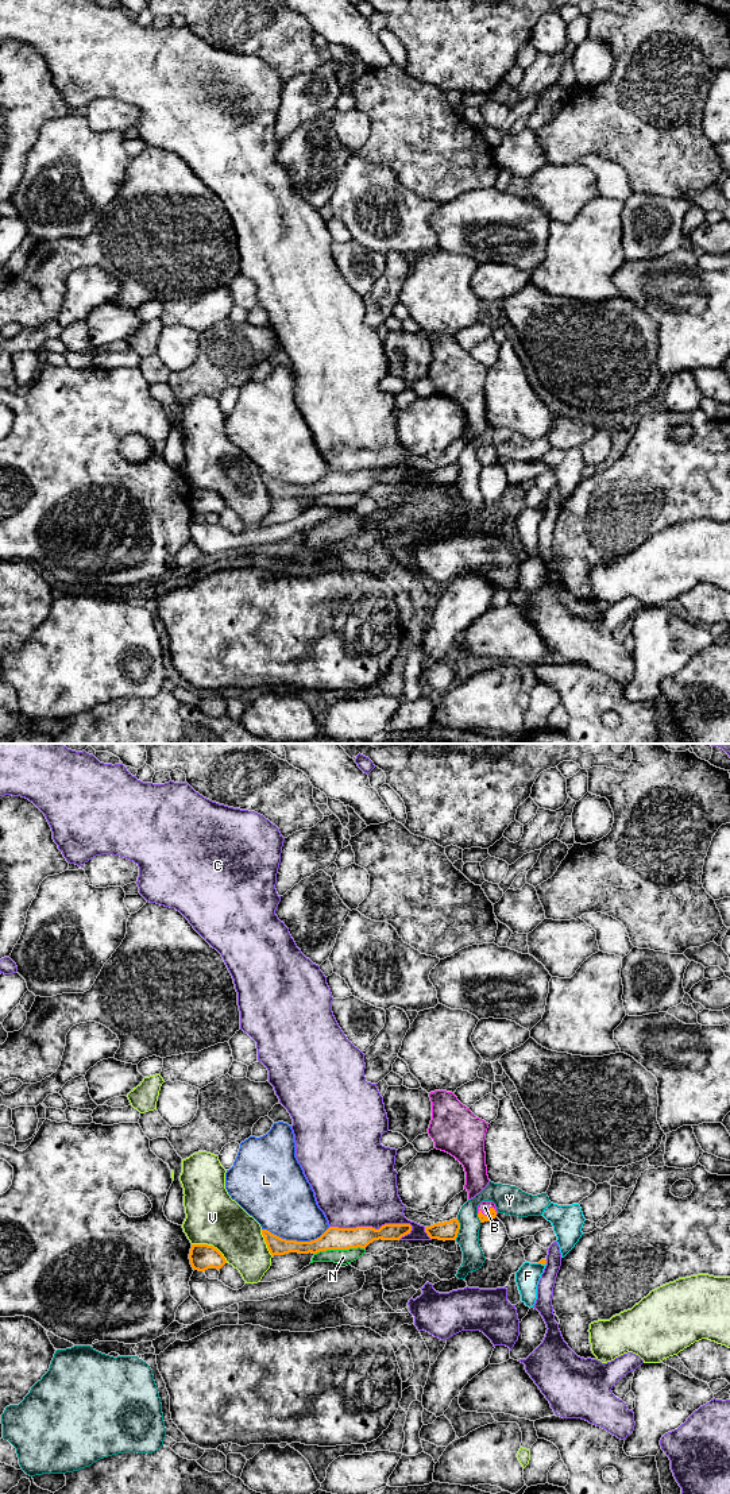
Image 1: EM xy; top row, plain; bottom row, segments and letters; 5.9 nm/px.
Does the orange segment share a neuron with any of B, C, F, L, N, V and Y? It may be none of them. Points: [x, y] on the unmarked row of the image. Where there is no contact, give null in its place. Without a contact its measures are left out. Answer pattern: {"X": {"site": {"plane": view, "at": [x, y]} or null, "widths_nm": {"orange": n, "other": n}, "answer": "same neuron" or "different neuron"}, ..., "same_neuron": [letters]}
{"B": {"site": {"plane": "xy", "at": [490, 458]}, "widths_nm": {"orange": 50, "other": 70}, "answer": "same neuron"}, "C": {"site": {"plane": "xy", "at": [371, 471]}, "widths_nm": {"orange": 140, "other": 460}, "answer": "different neuron"}, "F": {"site": {"plane": "xy", "at": [543, 508]}, "widths_nm": {"orange": 30, "other": 140}, "answer": "different neuron"}, "L": {"site": {"plane": "xy", "at": [296, 485]}, "widths_nm": {"orange": 140, "other": 380}, "answer": "different neuron"}, "N": {"site": {"plane": "xy", "at": [339, 493]}, "widths_nm": {"orange": 140, "other": 90}, "answer": "different neuron"}, "V": {"site": {"plane": "xy", "at": [211, 490]}, "widths_nm": {"orange": 160, "other": 320}, "answer": "different neuron"}, "Y": {"site": {"plane": "xy", "at": [458, 474]}, "widths_nm": {"orange": 110, "other": 130}, "answer": "different neuron"}, "same_neuron": ["B"]}

